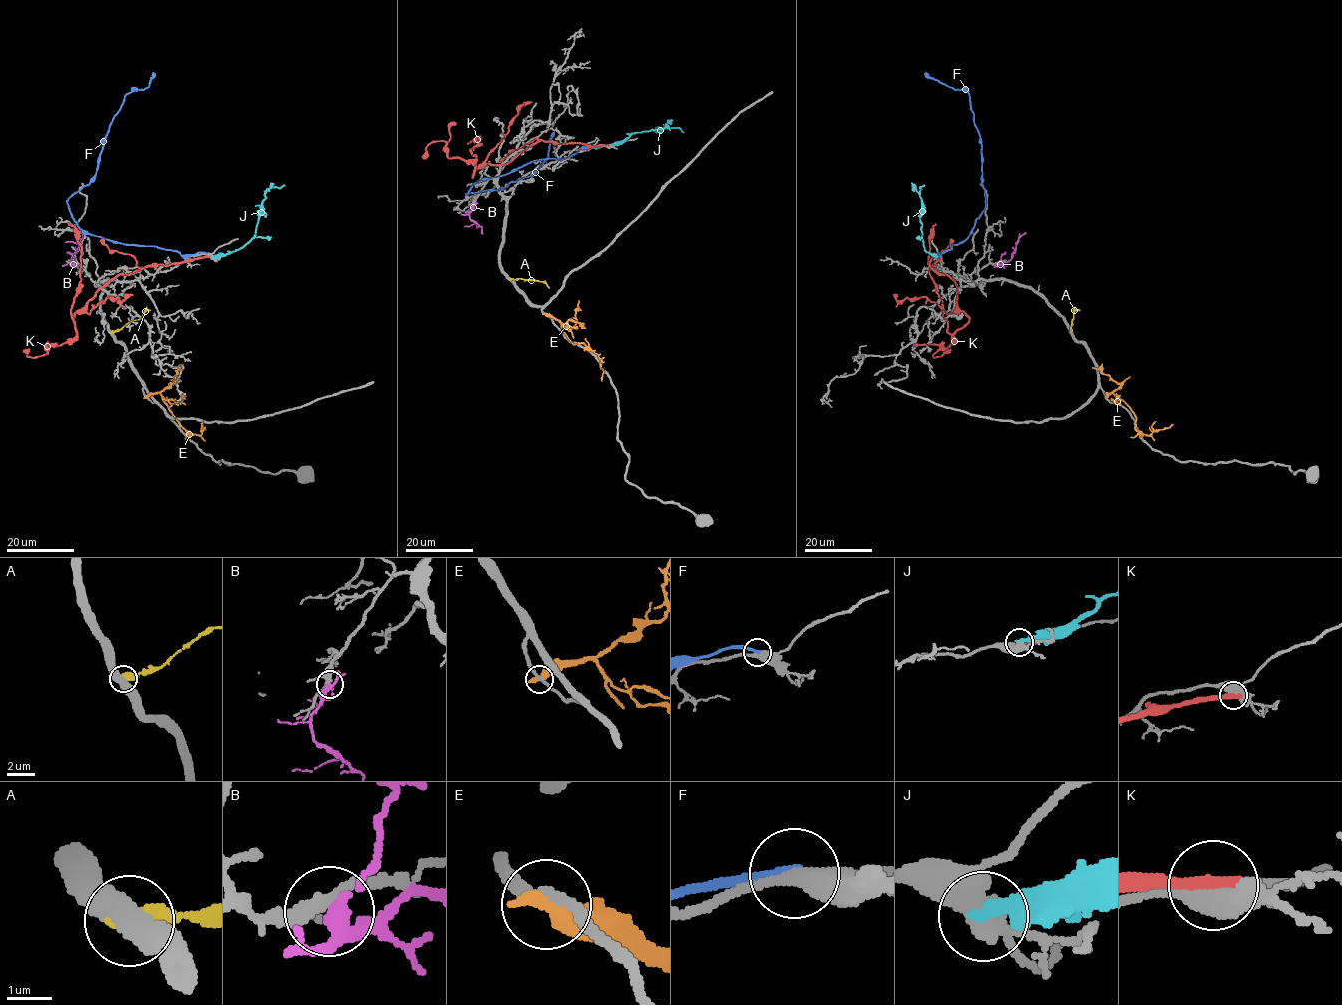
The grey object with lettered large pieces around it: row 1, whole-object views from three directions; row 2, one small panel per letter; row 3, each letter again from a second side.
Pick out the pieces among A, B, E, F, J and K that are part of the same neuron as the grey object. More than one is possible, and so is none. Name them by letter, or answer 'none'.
none

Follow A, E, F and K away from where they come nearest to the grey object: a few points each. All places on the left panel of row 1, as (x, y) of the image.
A: (111, 332), (118, 331), (150, 310)
E: (146, 397), (159, 392), (175, 418), (192, 433), (201, 433), (204, 429), (202, 424)
F: (206, 253), (86, 234), (68, 207), (96, 172), (126, 94), (147, 88), (155, 73)
K: (209, 256), (117, 275), (75, 313), (76, 334), (71, 308), (81, 280), (82, 245), (76, 229), (68, 224)

